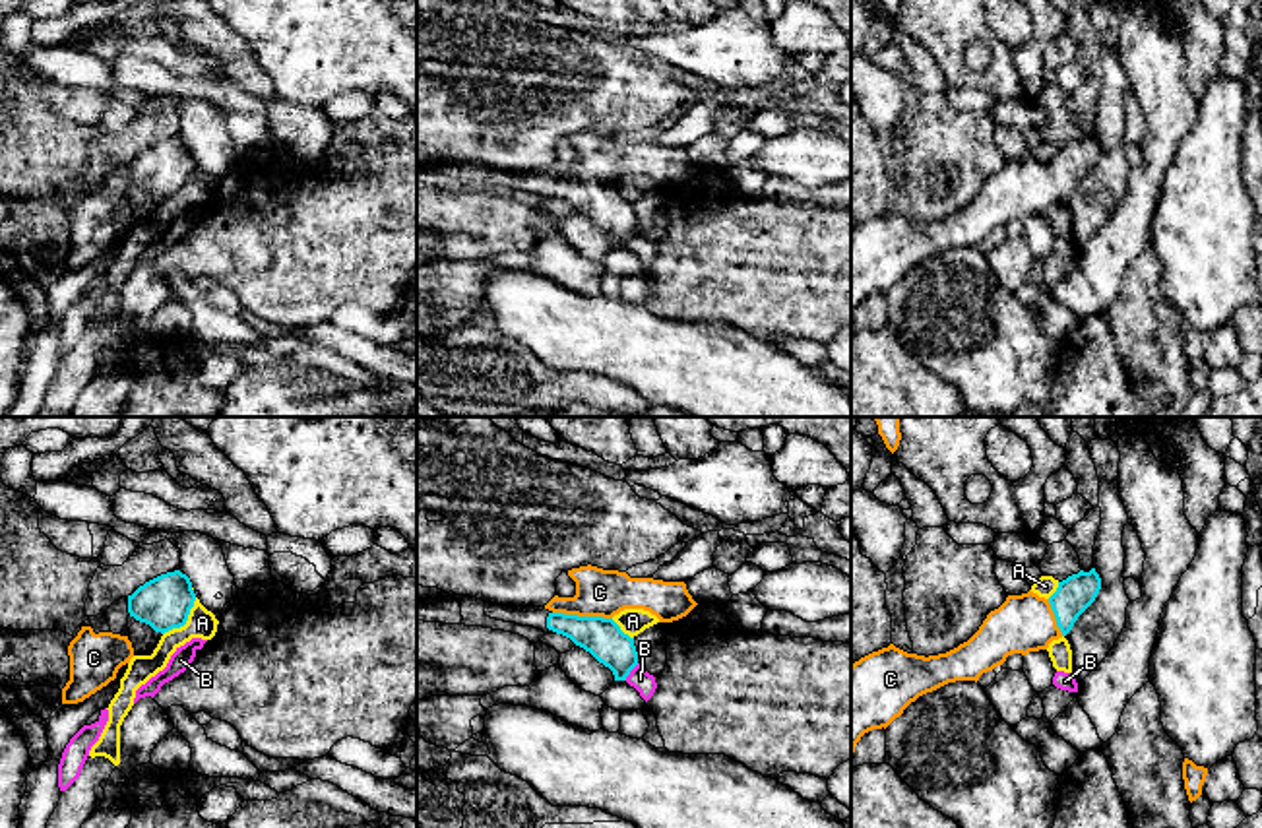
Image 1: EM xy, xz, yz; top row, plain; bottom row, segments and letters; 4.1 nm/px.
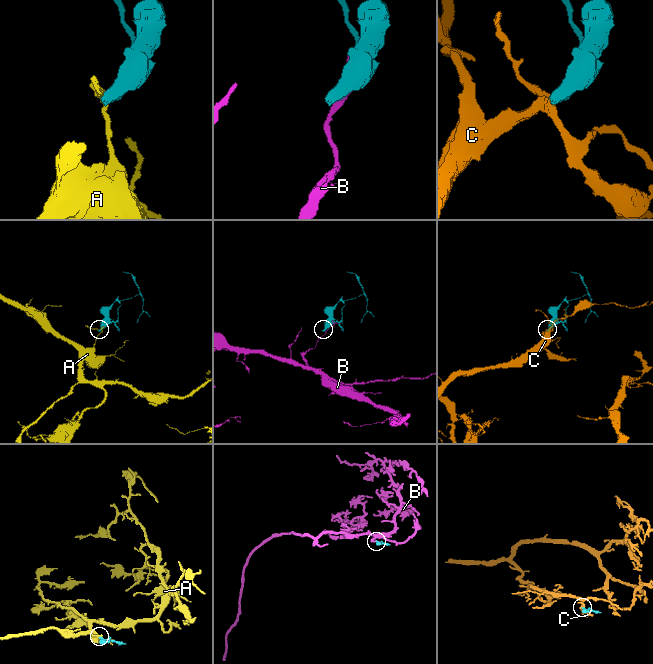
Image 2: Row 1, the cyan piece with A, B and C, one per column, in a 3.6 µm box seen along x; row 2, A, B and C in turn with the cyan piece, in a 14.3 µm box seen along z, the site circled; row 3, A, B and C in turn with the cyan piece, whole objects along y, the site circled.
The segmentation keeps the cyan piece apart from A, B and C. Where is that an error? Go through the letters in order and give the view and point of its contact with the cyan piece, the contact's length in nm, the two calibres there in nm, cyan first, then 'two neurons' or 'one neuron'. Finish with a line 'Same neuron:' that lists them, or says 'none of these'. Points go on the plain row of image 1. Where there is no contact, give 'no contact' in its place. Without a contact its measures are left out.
A: contact xy (187, 185); length 220 nm; calibres 220 and 120 nm; two neurons
B: contact xz (630, 235); length 90 nm; calibres 160 and 90 nm; two neurons
C: contact xz (582, 183); length 260 nm; calibres 160 and 190 nm; one neuron
Same neuron: C

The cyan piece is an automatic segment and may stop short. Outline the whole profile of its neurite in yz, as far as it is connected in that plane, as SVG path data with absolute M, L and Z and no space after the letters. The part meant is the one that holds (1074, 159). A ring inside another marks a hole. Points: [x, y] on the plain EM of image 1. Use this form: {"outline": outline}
{"outline": "M1091 134L1080 136L1058 147L1057 157L1045 165L1031 155L1022 161L1008 161L991 176L979 196L958 213L938 221L907 219L894 209L872 217L851 231L851 324L855 310L872 295L886 295L919 262L956 246L979 246L979 242L1002 231L1008 221L1047 215L1053 206L1066 202L1078 182L1095 167L1101 143Z"}

